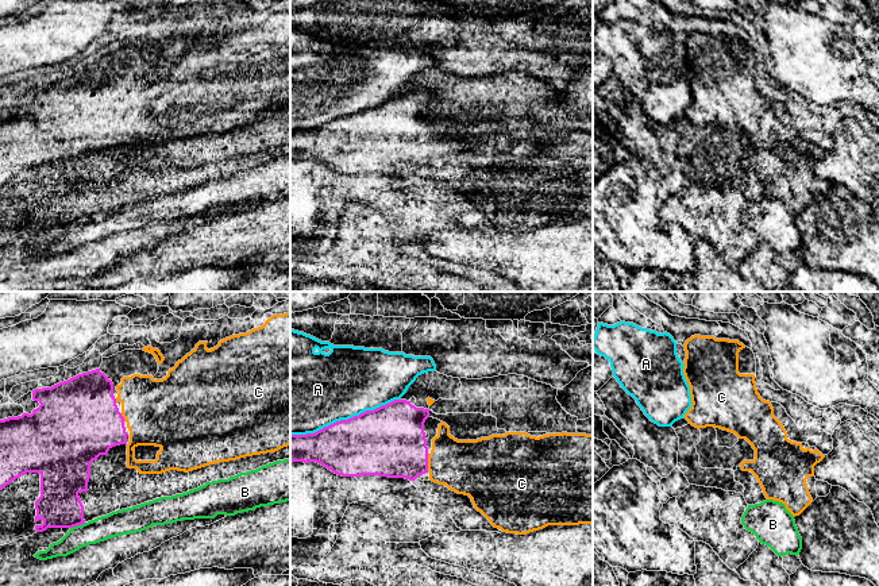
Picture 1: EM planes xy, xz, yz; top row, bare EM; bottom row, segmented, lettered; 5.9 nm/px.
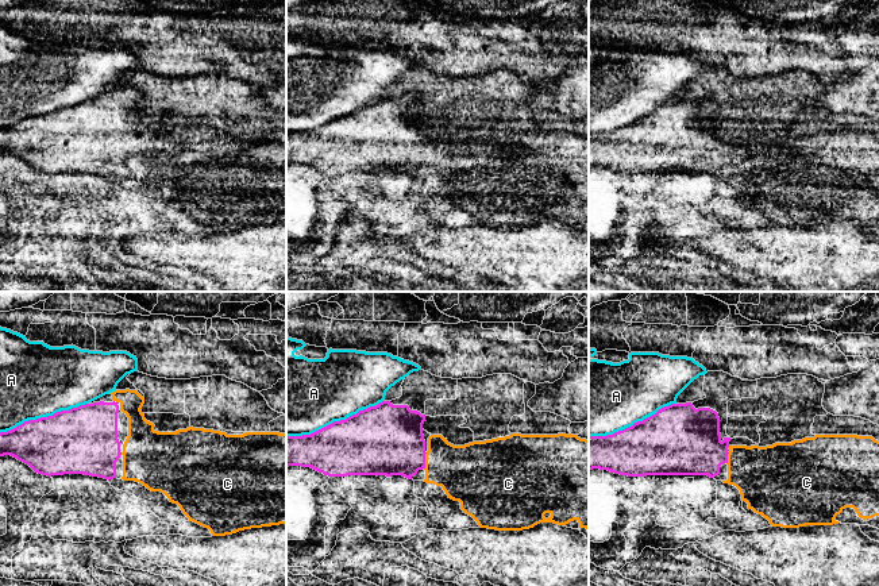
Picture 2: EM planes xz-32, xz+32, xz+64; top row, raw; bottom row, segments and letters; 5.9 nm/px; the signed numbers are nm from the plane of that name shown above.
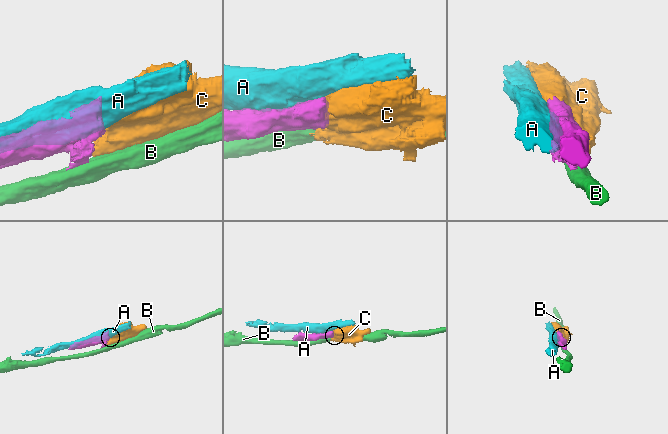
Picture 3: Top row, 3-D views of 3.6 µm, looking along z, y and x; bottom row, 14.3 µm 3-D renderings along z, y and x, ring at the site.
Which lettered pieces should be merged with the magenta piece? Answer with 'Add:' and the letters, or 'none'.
Add: C

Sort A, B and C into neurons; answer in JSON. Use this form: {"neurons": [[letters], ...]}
{"neurons": [["A"], ["B"], ["C"]]}

